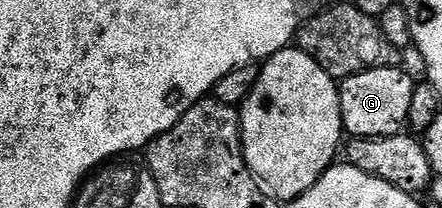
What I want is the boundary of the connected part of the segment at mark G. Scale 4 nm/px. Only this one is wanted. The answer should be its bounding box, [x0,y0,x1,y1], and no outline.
[338,67,416,138]

